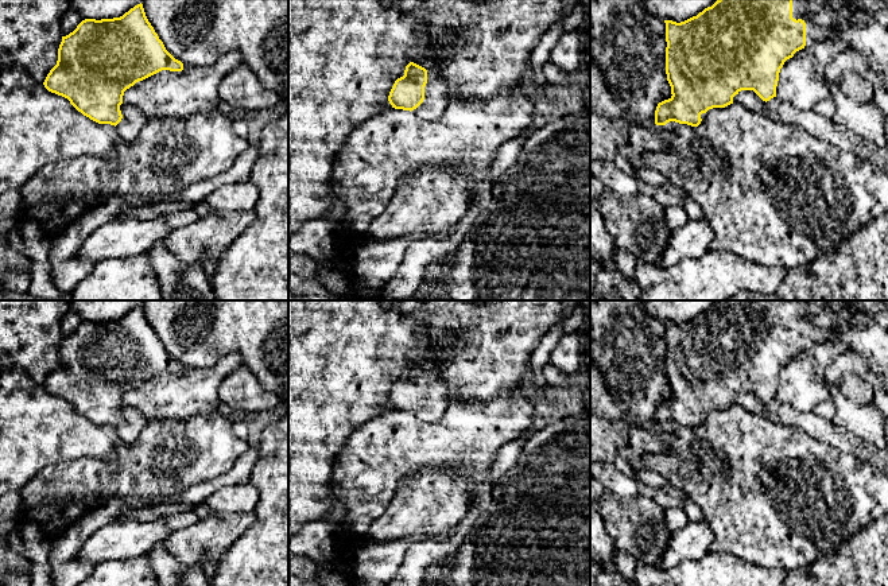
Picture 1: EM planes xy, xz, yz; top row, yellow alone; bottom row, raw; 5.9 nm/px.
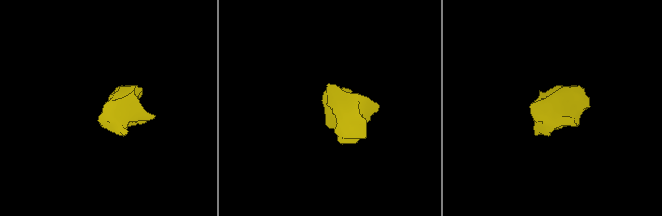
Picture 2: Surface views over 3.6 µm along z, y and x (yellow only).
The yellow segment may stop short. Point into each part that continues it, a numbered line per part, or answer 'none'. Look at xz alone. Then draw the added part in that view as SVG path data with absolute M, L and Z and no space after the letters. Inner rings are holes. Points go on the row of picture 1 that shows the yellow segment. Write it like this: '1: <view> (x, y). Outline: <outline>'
1: xz (435, 100). Outline: M427 70L424 100L411 112L423 115L427 120L437 120L443 115L449 101L445 82L437 75L437 73Z

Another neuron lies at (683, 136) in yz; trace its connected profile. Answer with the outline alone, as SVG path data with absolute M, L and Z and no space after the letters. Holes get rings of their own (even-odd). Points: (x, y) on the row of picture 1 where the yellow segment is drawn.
M675 121L667 123L666 127L672 135L670 147L678 150L686 156L699 156L710 147L707 141L697 139L695 127Z

